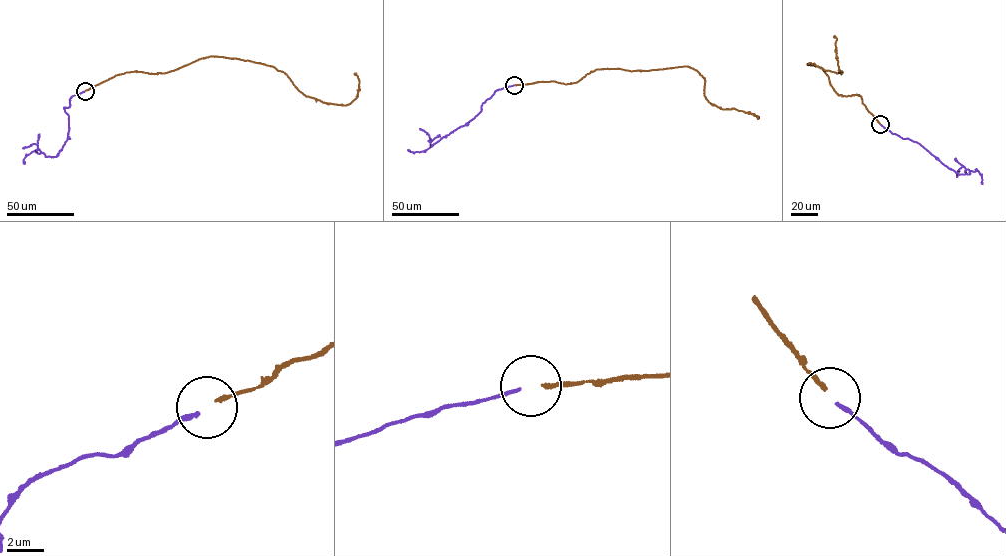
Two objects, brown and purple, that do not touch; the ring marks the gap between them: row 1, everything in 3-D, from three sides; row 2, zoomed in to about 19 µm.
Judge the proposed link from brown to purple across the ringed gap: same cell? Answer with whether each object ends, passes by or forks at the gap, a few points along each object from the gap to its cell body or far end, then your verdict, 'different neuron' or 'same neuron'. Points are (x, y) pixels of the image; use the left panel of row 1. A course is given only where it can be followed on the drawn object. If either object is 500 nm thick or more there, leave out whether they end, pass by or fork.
brown ends | purple ends | brown via (86, 90), (125, 72), (164, 73), (216, 56), (273, 66), (306, 96), (344, 105), (357, 95), (354, 73) | purple via (84, 91), (72, 96), (69, 107), (64, 107), (69, 129), (57, 156), (31, 151), (25, 163) | different neuron

